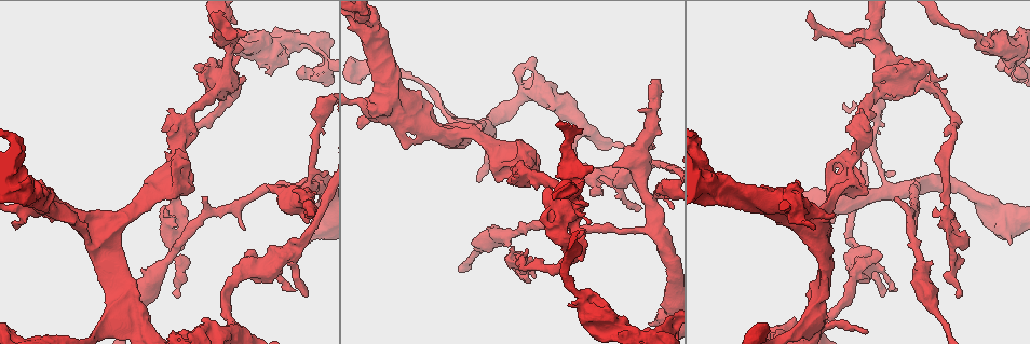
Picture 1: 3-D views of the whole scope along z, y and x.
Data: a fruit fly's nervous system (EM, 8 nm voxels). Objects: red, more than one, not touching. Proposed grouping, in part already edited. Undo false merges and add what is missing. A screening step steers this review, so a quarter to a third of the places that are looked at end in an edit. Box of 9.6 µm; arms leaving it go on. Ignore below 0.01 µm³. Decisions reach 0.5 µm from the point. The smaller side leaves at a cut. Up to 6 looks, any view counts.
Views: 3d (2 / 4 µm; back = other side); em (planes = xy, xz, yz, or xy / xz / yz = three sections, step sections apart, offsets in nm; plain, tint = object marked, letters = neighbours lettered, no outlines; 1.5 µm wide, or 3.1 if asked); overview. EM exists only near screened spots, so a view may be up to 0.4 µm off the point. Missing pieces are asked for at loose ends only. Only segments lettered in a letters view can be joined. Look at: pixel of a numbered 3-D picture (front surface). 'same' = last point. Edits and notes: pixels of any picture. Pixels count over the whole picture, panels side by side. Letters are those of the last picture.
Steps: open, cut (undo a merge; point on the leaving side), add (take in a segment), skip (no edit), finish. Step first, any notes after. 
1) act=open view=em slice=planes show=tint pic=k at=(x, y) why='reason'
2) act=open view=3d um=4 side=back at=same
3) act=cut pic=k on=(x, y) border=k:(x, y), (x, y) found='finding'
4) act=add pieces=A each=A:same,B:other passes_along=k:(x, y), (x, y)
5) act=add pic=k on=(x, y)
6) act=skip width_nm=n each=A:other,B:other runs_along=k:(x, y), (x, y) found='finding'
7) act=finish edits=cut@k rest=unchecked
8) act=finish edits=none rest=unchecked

act=open view=em slice=planes show=tint pic=1 at=(883, 179) why='three-way junction'

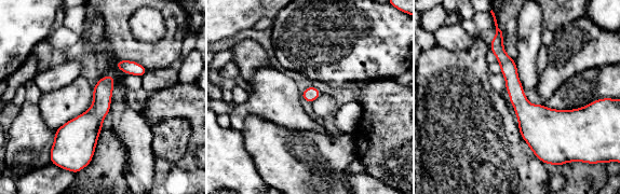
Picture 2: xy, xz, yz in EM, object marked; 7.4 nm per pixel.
act=open view=em slice=planes show=letters at=same

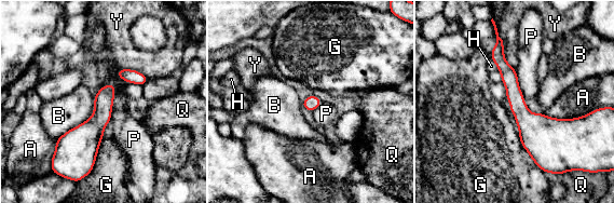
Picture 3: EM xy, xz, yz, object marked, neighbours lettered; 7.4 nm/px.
act=skip longest_contact=B:440nm each=A:other,B:other,G:other,H:other,P:other,Q:other,Y:other runs_along=3:(499, 42), (537, 126), (581, 120) found='one neuron here'

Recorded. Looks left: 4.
act=open view=em slice=planes show=tint pic=1 at=(1007, 73) why='thick end'

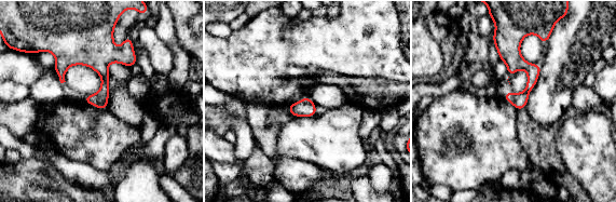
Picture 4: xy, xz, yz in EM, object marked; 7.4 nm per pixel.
act=open view=em slice=planes show=letters at=same

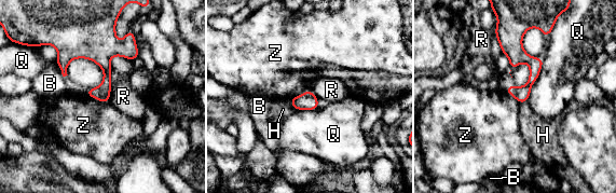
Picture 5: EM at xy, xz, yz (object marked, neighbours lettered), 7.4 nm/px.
act=skip each=B:other,H:other,Q:other,R:other,Z:other border=5:(85, 95), (109, 102) found='none of them fits'

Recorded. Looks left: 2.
act=open view=em slice=planes show=letters pic=1 at=(834, 326) why='calibre changes'

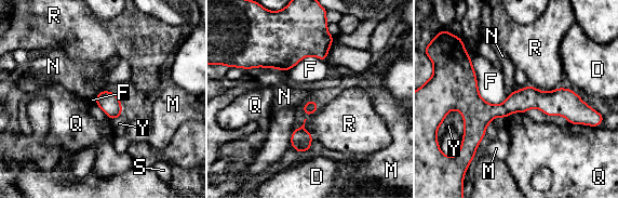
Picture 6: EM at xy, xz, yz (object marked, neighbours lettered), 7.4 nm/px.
act=skip each=D:other,F:other,M:other,N:other,Q:other,R:other,S:other,Y:other runs_along=6:(462, 103), (567, 103), (592, 114) found='one neuron here'

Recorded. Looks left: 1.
act=finish edits=none rest=unchecked

